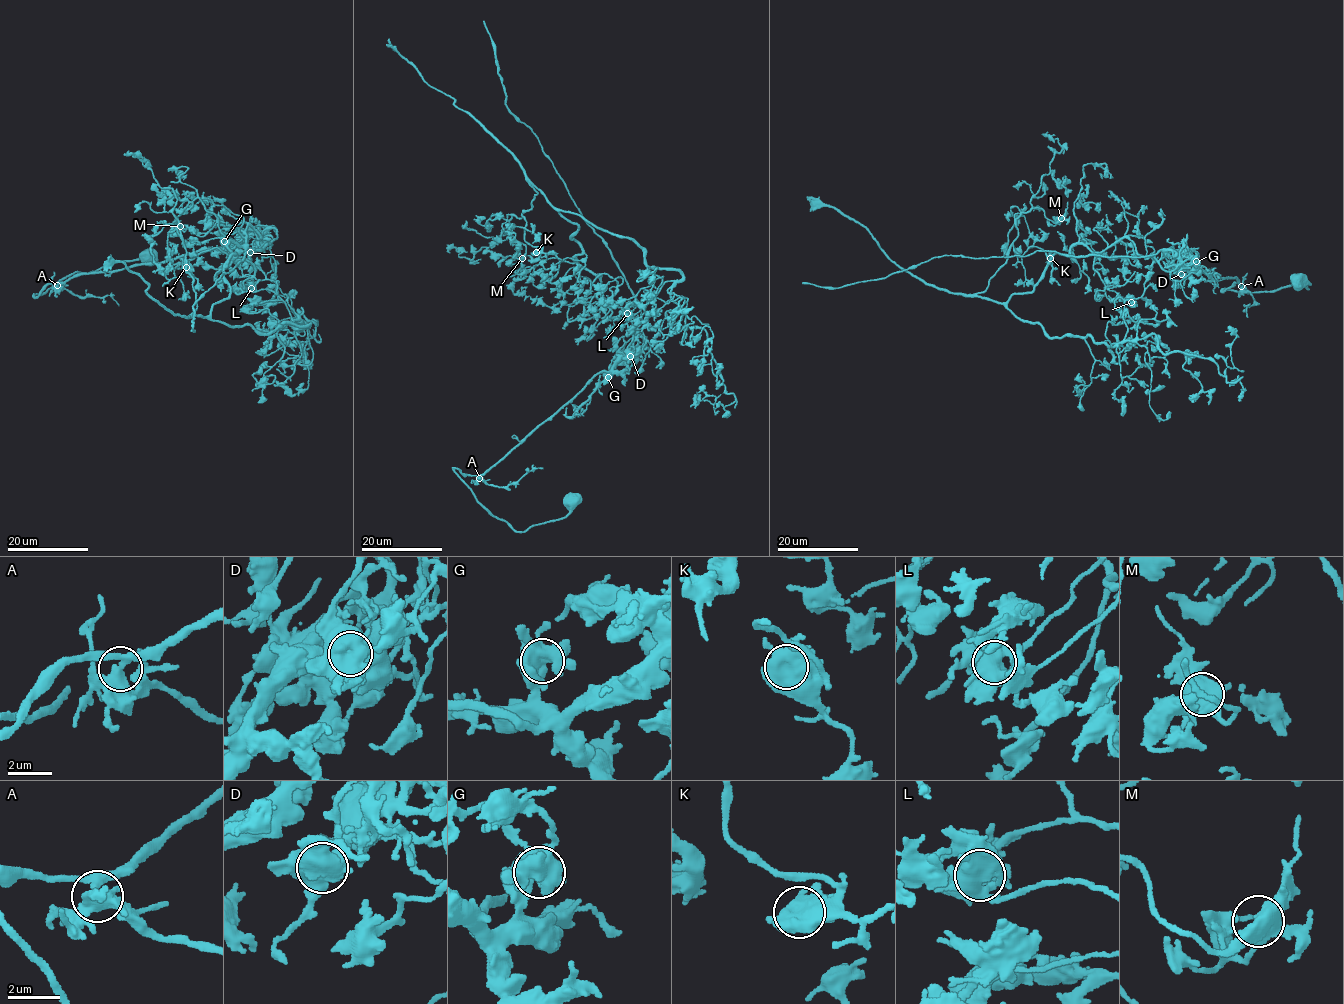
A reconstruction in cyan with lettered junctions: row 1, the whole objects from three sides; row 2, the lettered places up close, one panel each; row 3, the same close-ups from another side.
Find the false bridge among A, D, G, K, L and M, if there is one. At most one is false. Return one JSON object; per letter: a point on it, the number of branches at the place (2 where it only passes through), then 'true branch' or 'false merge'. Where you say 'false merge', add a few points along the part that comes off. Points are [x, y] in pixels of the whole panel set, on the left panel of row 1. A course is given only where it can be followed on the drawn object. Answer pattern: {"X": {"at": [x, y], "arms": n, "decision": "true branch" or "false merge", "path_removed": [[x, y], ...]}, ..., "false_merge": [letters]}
{"A": {"at": [57, 285], "arms": 4, "decision": "true branch"}, "D": {"at": [250, 252], "arms": 4, "decision": "false merge", "path_removed": [[250, 252], [257, 232], [223, 253], [200, 248], [160, 263], [83, 272], [33, 295], [67, 275], [152, 255]]}, "G": {"at": [224, 241], "arms": 5, "decision": "true branch"}, "K": {"at": [186, 267], "arms": 4, "decision": "true branch"}, "L": {"at": [251, 288], "arms": 4, "decision": "true branch"}, "M": {"at": [180, 226], "arms": 4, "decision": "true branch"}, "false_merge": ["D"]}

